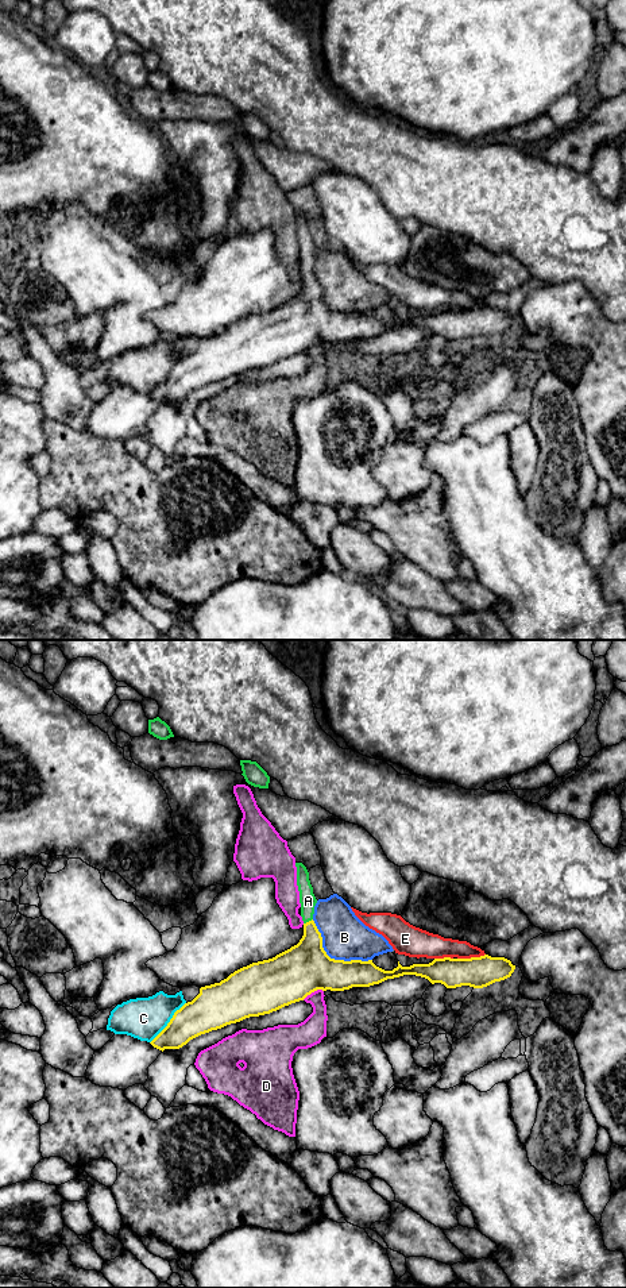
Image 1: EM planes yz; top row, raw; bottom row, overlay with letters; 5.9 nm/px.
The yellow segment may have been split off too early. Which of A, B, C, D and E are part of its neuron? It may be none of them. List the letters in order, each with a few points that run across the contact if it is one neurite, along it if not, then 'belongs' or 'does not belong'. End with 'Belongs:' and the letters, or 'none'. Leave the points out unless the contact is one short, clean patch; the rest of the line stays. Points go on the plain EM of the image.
A: line yz (306, 315), (309, 305), (309, 273), (308, 253); belongs
B: does not belong
C: does not belong
D: does not belong
E: does not belong
Belongs: A

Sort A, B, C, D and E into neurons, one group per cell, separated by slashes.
A / B / C / D / E

